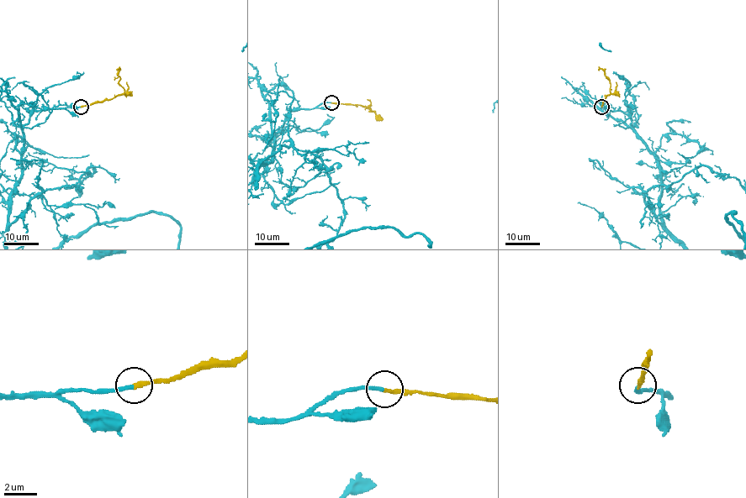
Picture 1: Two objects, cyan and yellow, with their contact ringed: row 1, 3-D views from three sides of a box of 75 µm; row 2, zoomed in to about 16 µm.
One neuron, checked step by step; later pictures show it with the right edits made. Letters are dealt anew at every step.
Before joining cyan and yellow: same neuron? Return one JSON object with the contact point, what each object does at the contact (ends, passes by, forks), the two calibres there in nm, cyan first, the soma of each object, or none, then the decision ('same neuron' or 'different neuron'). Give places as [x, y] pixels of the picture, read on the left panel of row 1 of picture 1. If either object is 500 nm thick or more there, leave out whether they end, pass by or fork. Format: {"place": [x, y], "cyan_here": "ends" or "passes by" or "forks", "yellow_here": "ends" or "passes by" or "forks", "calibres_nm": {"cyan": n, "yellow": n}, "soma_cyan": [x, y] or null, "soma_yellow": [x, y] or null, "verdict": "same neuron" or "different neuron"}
{"place": [81, 107], "cyan_here": "ends", "yellow_here": "ends", "calibres_nm": {"cyan": 220, "yellow": 240}, "soma_cyan": null, "soma_yellow": null, "verdict": "same neuron"}

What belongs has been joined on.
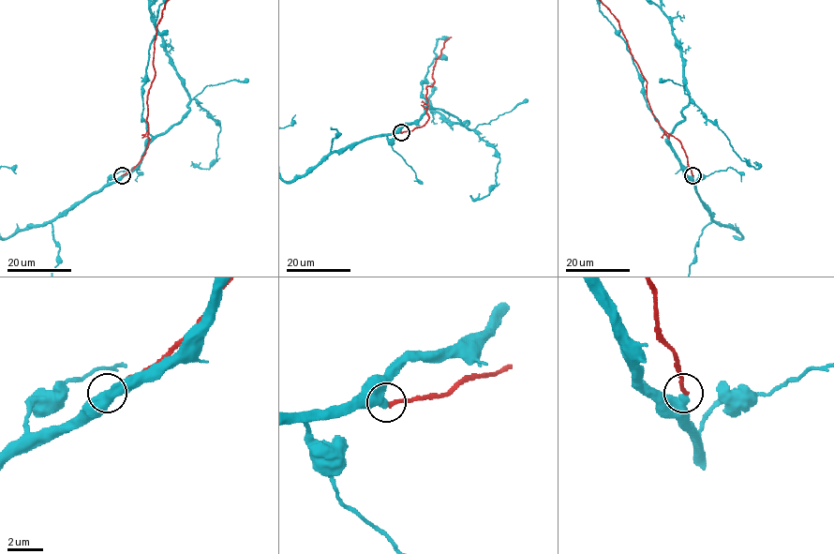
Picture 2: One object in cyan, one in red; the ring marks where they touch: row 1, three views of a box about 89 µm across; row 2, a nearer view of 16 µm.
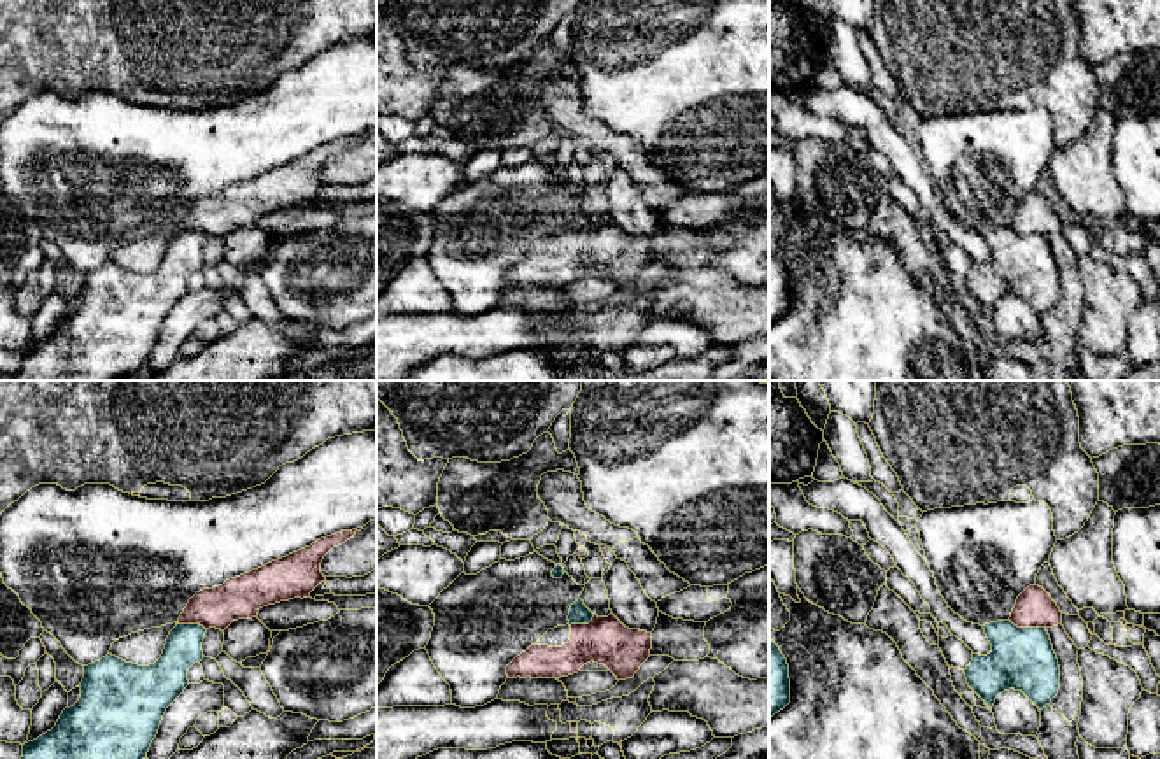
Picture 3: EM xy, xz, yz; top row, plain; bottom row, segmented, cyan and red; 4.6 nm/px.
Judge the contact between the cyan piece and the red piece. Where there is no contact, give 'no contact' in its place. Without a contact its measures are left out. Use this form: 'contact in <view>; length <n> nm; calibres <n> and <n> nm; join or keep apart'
contact in yz; length 170 nm; calibres 280 and 180 nm; keep apart

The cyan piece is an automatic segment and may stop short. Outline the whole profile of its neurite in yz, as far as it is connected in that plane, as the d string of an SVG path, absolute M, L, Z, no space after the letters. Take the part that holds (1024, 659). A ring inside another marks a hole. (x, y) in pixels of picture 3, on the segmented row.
M1011 621L983 626L992 645L987 656L973 654L964 670L969 687L992 710L1004 691L1022 691L1039 710L1060 689L1060 666L1046 628L1018 628Z

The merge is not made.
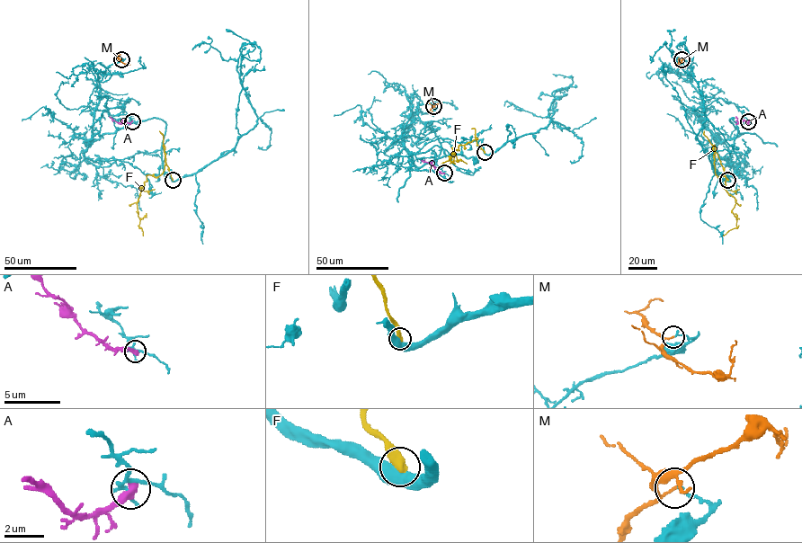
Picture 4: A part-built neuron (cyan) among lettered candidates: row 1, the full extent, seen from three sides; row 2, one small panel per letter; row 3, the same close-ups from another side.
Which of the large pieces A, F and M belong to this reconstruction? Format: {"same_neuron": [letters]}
{"same_neuron": ["M"]}

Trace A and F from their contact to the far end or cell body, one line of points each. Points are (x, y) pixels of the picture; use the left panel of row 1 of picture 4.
A: (132, 120), (119, 123), (110, 116)
F: (173, 180), (164, 159), (164, 145), (164, 171), (155, 177), (147, 176), (138, 200), (138, 226), (143, 235)

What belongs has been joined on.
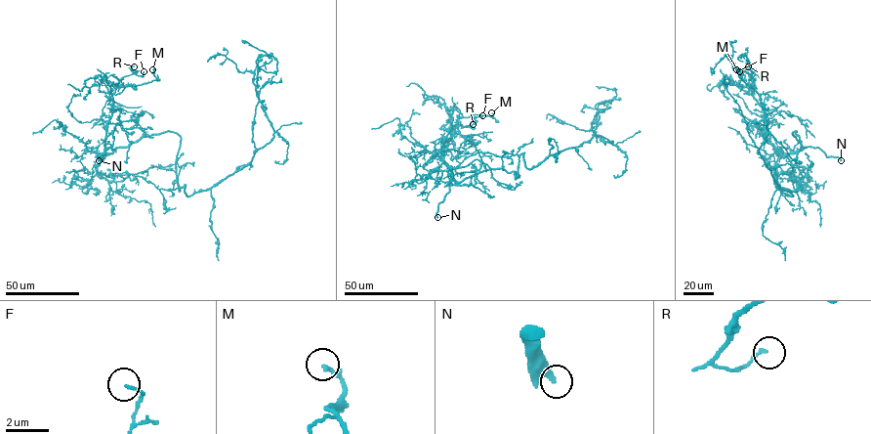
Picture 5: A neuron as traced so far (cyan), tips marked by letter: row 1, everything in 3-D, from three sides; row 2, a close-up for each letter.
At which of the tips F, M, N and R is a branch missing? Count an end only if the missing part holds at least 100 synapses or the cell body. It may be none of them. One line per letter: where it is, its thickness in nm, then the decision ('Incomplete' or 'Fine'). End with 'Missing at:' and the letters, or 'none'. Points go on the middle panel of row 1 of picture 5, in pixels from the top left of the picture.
F: Place: (482, 115). Thickness 90 nm. Fine
M: Place: (491, 112). Thickness 180 nm. Fine
N: Place: (437, 217). Thickness 400 nm. Incomplete
R: Place: (473, 124). Thickness 130 nm. Fine
Missing at: N

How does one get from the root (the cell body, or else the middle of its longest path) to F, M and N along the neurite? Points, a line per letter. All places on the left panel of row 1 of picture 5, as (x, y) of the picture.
F: (179, 190), (181, 137), (174, 132), (144, 136), (104, 156), (115, 87), (123, 77), (144, 71)
M: (179, 190), (181, 137), (174, 132), (144, 136), (104, 156), (112, 94), (117, 87), (154, 80), (152, 69)
N: (179, 190), (176, 156), (181, 137), (174, 132), (145, 136), (113, 150), (107, 148), (98, 157), (99, 160)

